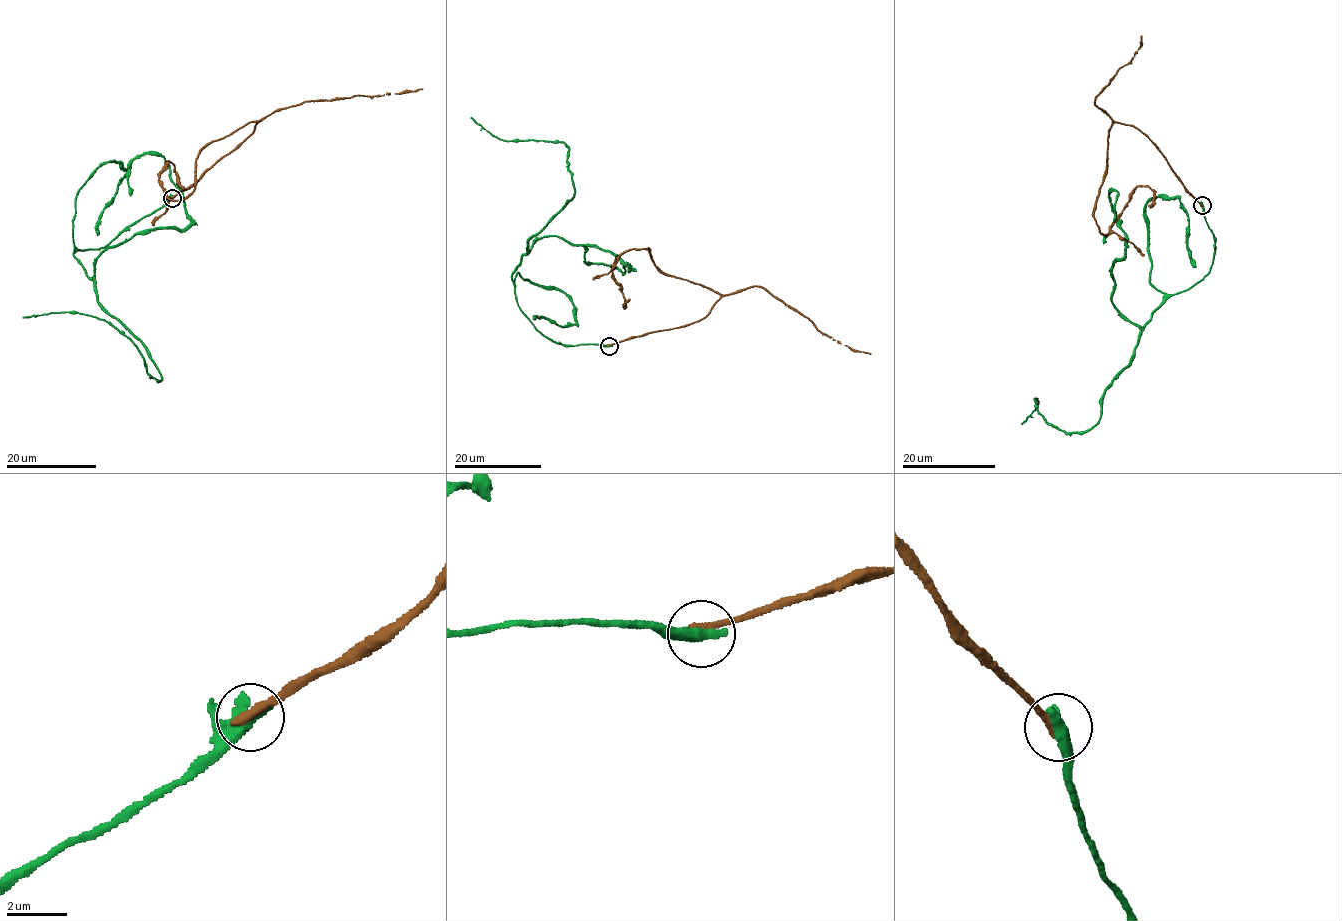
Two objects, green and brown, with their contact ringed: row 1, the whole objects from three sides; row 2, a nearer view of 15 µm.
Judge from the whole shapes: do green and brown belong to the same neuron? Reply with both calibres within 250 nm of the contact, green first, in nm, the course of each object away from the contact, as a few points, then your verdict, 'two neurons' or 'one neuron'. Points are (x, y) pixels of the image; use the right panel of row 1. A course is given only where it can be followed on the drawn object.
calibres 550 and 280 nm; course green (1202, 205), (1213, 262), (1139, 331), (1099, 420), (1066, 433), (1036, 398), (1021, 424); course brown (1201, 205), (1147, 137), (1113, 123), (1094, 218), (1098, 230), (1110, 232), (1137, 186), (1154, 191), (1149, 207); two neurons

